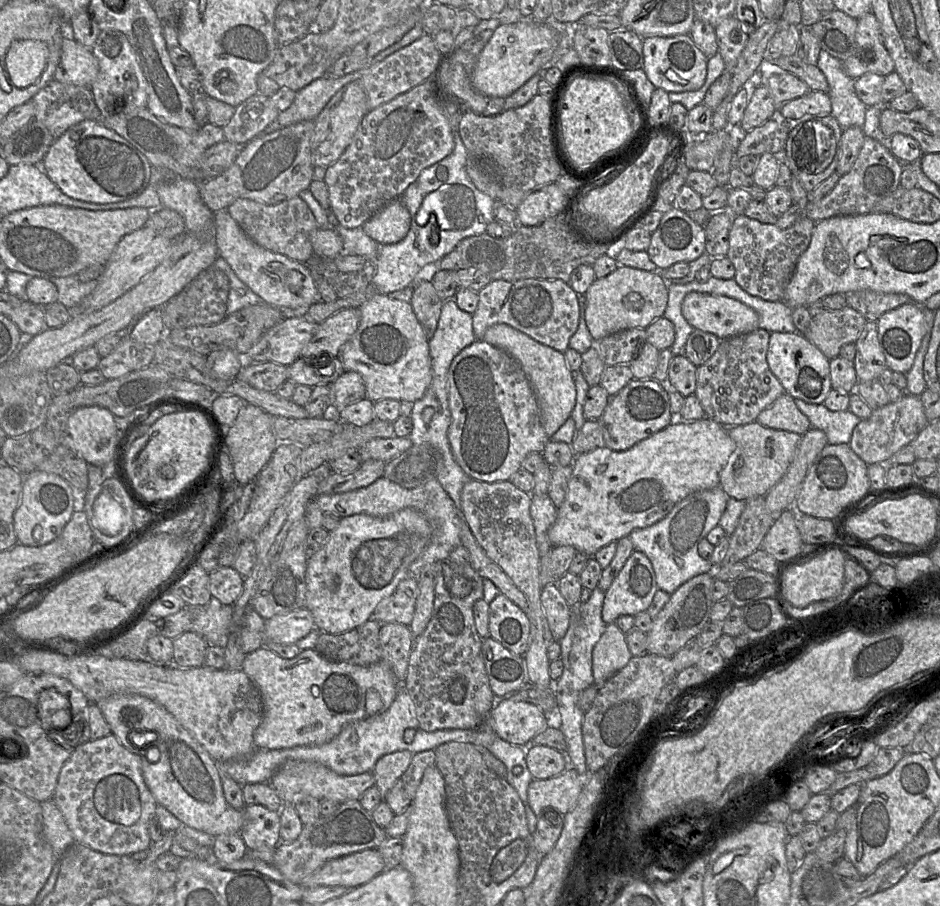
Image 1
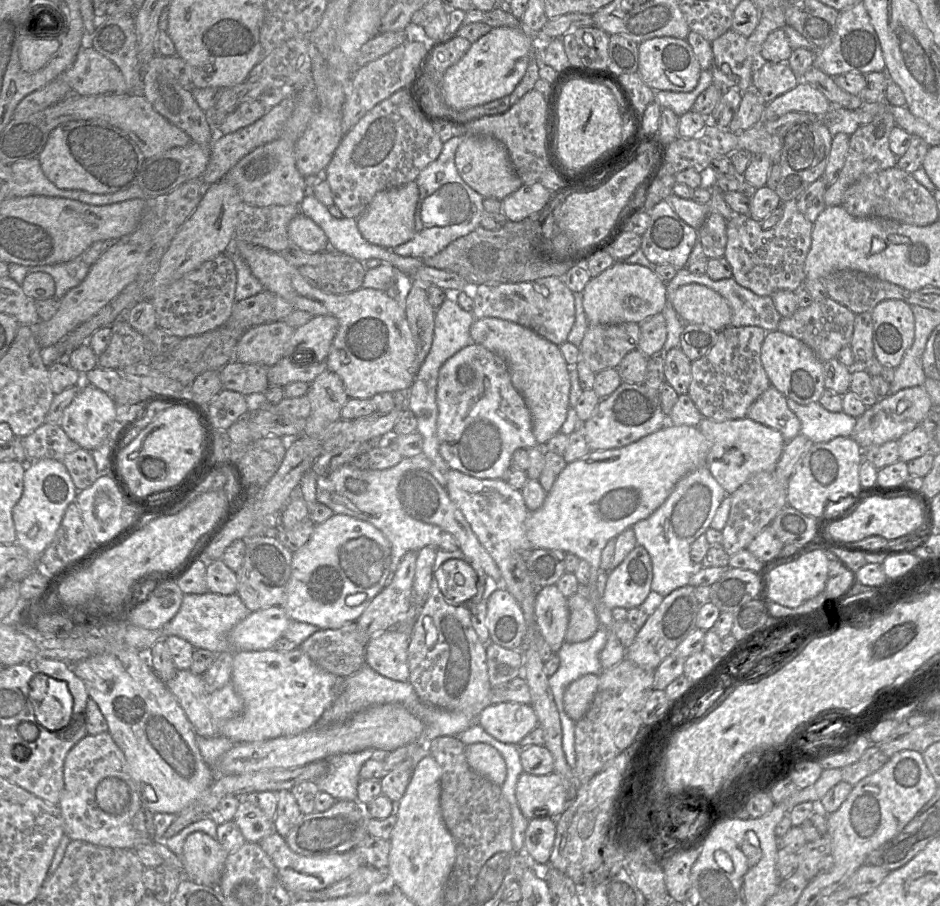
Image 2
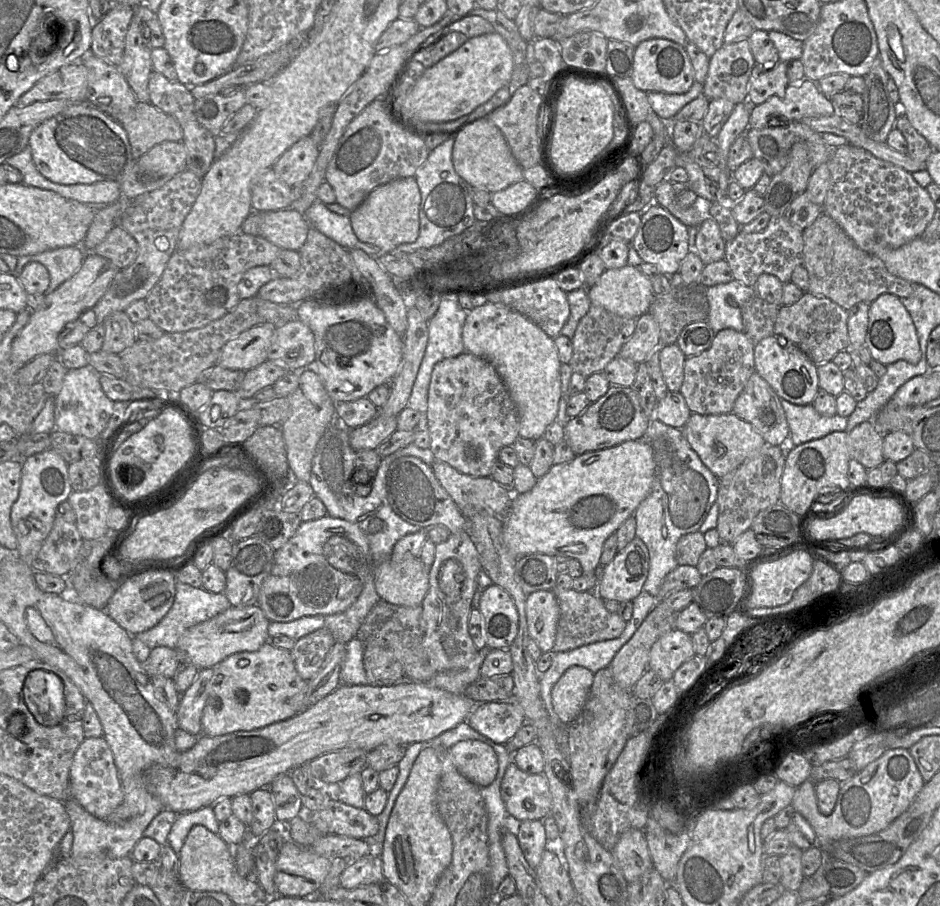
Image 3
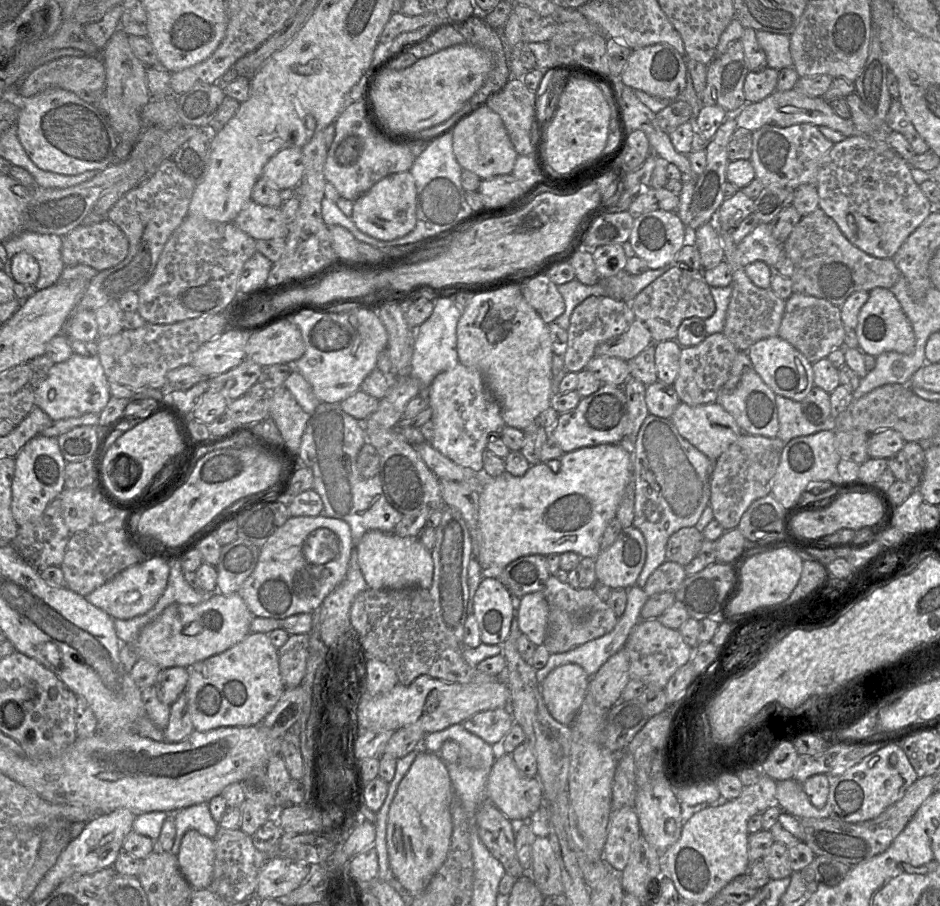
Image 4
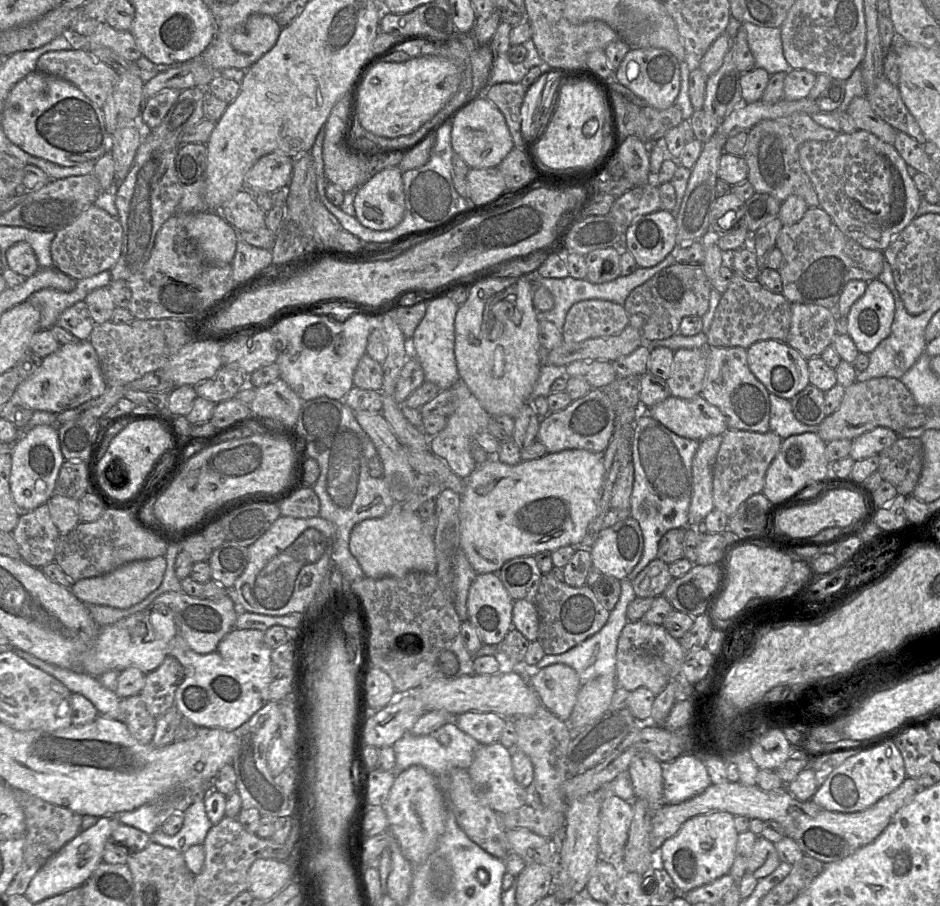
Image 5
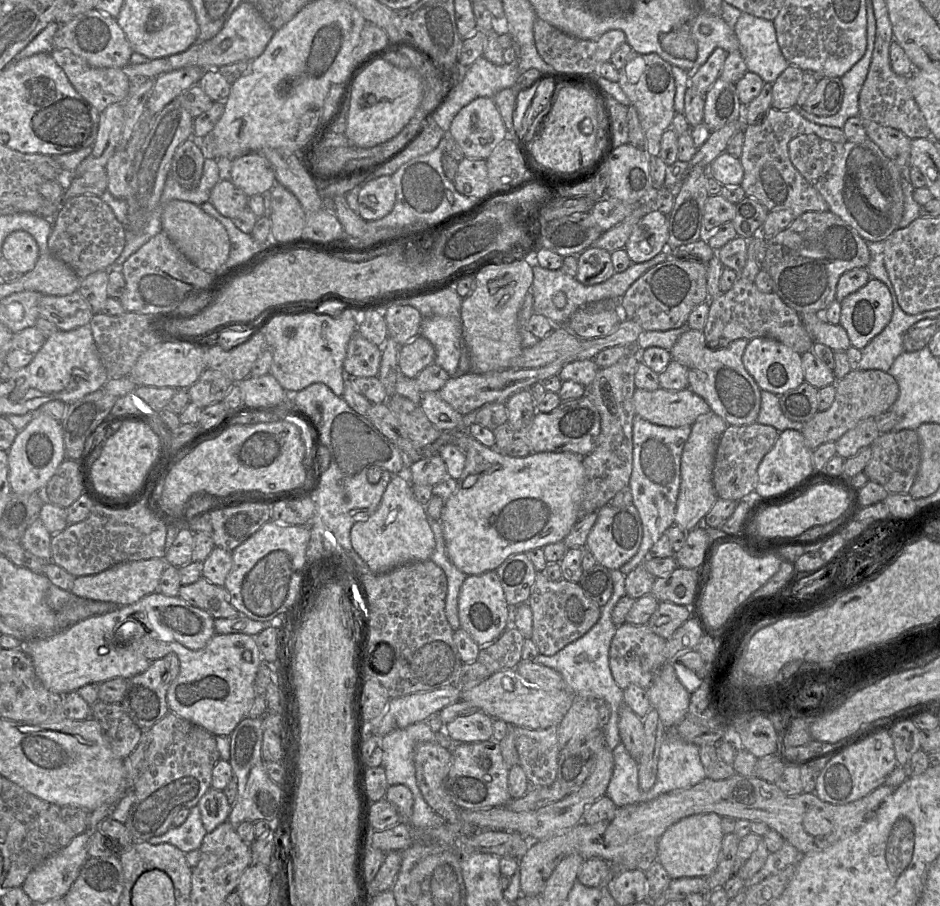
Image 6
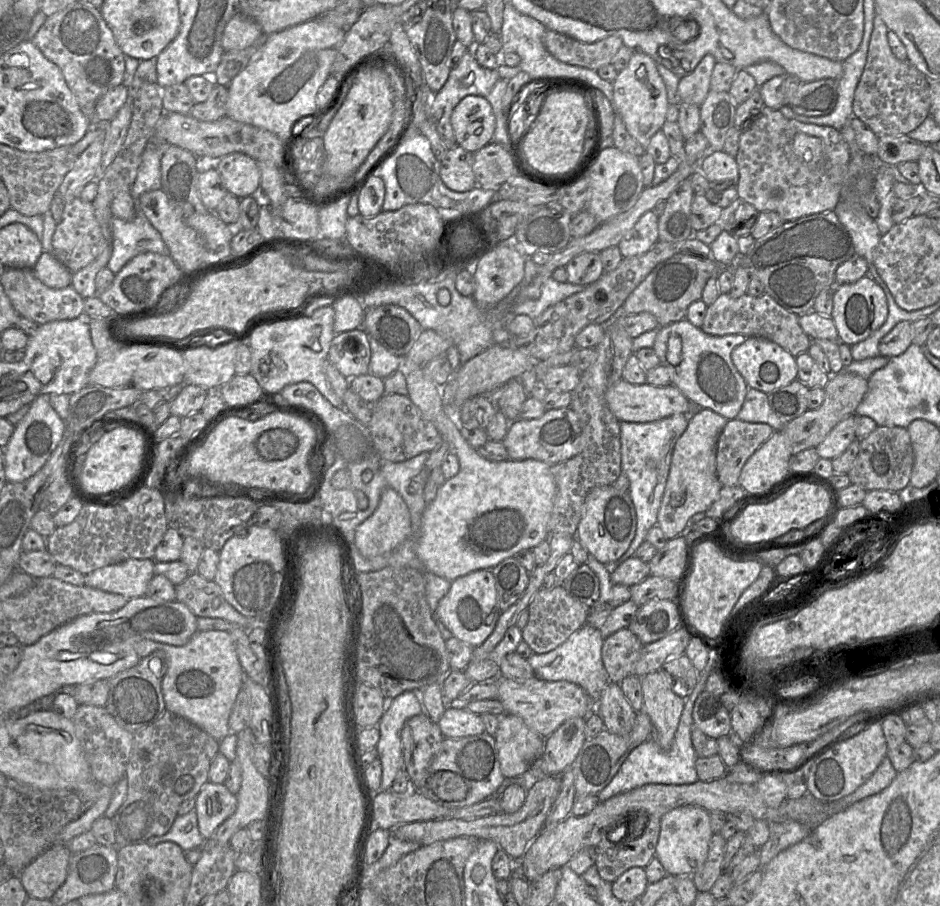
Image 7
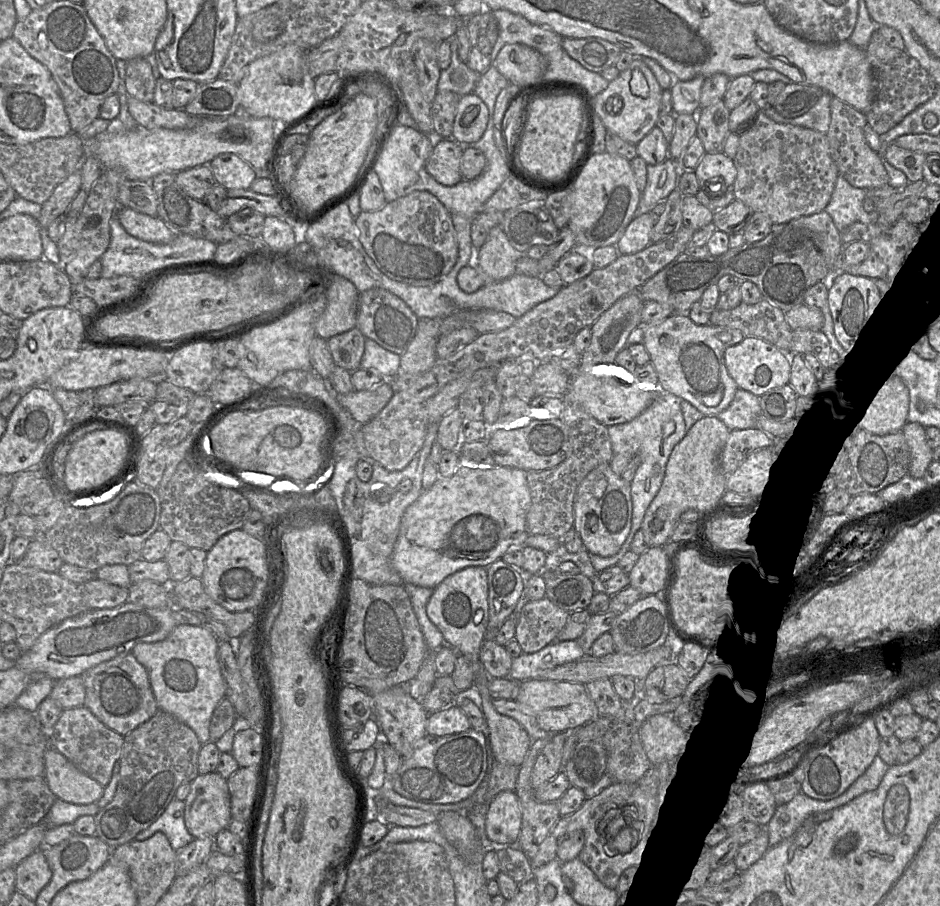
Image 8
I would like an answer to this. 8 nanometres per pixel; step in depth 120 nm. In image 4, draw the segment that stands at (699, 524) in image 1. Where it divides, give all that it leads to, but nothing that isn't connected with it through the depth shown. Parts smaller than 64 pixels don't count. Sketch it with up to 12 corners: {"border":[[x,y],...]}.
{"border":[[649,414],[632,451],[643,588],[710,503],[713,463]]}

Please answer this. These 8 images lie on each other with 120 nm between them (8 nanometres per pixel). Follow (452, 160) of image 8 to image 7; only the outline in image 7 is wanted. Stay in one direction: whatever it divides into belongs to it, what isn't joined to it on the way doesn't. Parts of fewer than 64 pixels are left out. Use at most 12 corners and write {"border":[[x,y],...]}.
{"border":[[461,146],[447,150],[439,175],[450,190],[477,186],[474,153]]}

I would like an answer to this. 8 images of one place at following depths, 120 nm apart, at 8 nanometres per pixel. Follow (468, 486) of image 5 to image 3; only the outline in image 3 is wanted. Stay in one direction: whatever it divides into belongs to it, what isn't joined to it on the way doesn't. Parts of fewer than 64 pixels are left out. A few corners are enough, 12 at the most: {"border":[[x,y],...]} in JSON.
{"border":[[625,441],[554,464],[513,494],[515,558],[577,559],[649,495],[653,451]]}

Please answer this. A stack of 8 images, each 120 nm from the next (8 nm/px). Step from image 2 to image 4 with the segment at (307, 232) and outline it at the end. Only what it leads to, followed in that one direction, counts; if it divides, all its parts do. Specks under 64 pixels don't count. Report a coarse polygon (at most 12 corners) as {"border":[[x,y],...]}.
{"border":[[249,201],[232,222],[255,240],[286,239],[280,208]]}

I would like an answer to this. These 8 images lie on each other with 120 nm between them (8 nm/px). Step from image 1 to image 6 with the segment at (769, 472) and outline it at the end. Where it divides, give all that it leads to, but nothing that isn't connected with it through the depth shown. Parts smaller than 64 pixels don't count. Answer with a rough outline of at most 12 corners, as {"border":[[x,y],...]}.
{"border":[[690,389],[635,390],[637,416],[692,426],[711,411]]}

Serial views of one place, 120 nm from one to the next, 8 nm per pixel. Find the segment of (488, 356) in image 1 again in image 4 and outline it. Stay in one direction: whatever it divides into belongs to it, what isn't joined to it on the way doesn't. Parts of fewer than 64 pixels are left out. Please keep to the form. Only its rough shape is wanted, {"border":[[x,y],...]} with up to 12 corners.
{"border":[[460,362],[429,387],[431,446],[483,469],[506,425],[481,374]]}

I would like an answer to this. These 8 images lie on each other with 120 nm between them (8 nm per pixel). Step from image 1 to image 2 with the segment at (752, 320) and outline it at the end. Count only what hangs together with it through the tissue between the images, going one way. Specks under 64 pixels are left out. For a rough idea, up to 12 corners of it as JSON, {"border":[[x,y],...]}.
{"border":[[699,284],[667,291],[685,324],[719,332],[730,325],[731,308]]}

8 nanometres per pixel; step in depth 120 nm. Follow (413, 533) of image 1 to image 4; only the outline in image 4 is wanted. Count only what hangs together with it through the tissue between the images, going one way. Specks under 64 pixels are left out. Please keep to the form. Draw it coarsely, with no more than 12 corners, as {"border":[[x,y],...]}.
{"border":[[291,516],[237,592],[255,617],[312,613],[353,550],[341,519]]}

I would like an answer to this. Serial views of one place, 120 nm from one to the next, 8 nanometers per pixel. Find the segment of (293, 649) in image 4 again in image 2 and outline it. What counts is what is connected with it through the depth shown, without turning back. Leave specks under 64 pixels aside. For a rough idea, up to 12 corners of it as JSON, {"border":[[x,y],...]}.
{"border":[[356,622],[319,629],[299,648],[323,670],[348,677],[364,664]]}

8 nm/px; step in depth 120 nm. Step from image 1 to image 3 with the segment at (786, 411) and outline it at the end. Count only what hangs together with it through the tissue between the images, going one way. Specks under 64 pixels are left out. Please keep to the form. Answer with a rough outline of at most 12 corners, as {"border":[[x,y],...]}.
{"border":[[756,371],[732,413],[771,445],[789,437],[780,397]]}

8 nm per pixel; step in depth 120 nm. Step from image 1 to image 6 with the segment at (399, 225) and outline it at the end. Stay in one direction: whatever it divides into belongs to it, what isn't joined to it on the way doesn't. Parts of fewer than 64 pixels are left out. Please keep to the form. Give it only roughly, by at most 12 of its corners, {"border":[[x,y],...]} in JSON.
{"border":[[391,176],[366,181],[358,214],[366,222],[387,216],[396,189]]}

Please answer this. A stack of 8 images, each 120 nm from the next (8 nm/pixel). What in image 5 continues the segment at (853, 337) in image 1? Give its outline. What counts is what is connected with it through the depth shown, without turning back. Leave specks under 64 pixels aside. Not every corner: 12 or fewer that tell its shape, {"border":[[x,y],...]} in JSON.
{"border":[[791,303],[786,343],[809,360],[832,344],[836,308]]}

